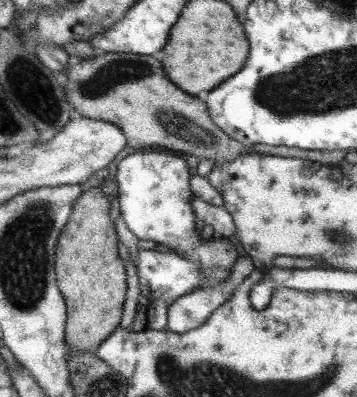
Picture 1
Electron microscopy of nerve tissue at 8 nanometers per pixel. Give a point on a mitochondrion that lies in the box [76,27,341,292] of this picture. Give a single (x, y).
(109, 76)

